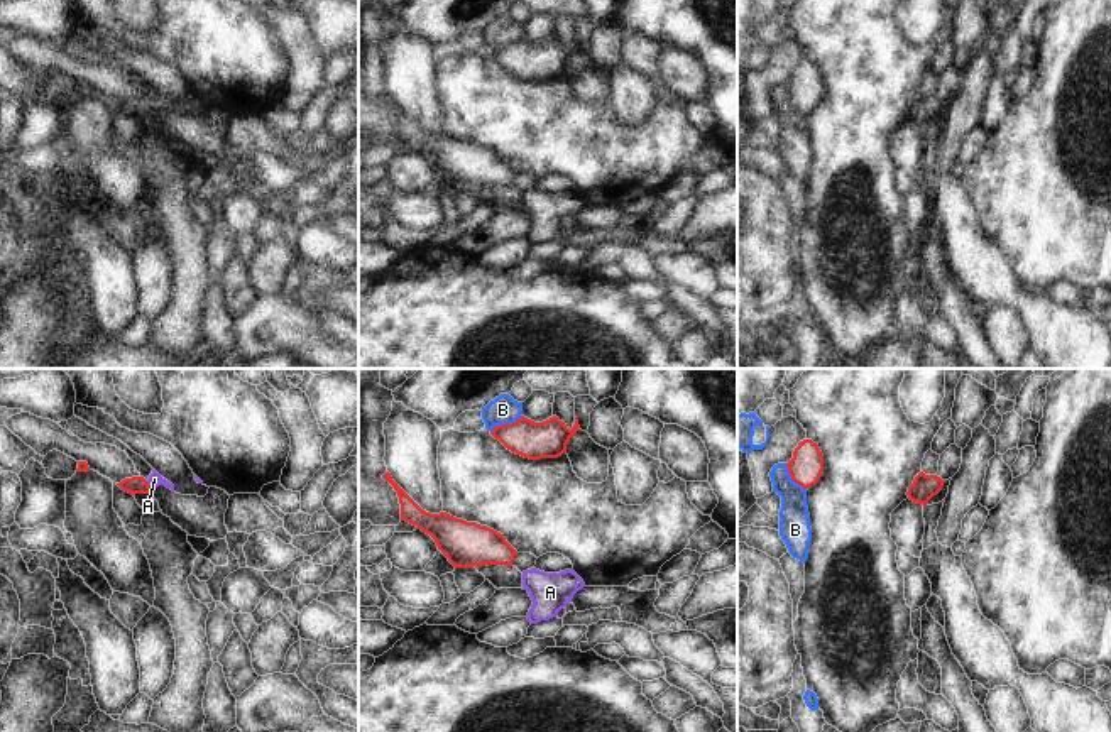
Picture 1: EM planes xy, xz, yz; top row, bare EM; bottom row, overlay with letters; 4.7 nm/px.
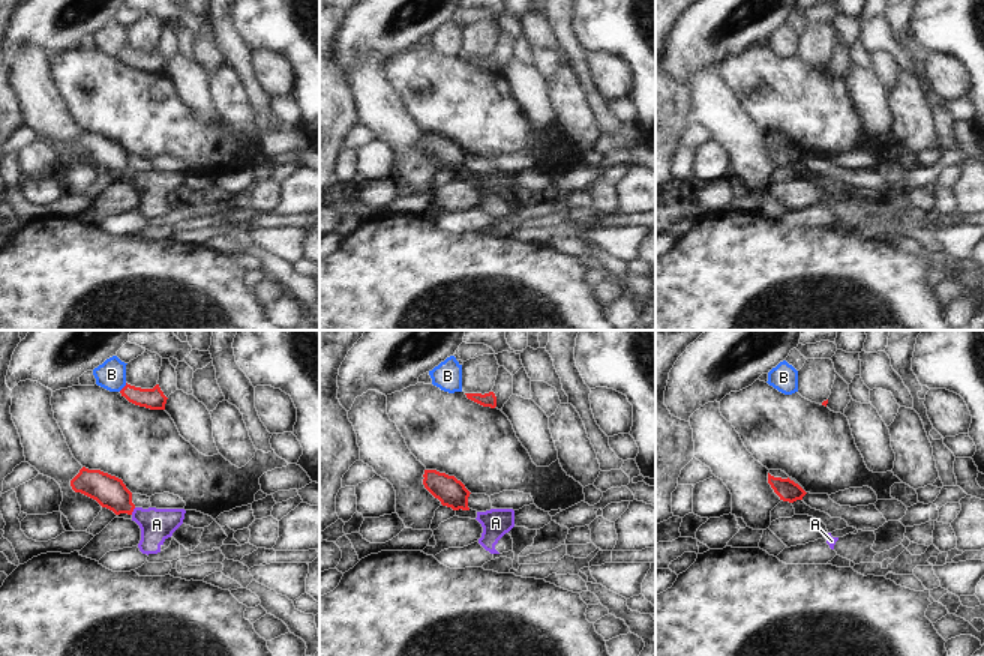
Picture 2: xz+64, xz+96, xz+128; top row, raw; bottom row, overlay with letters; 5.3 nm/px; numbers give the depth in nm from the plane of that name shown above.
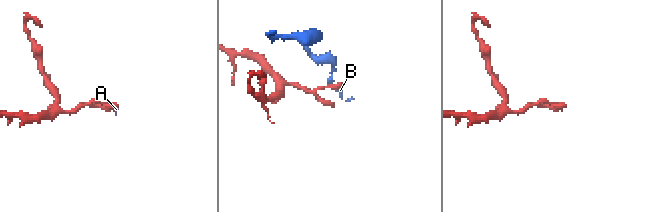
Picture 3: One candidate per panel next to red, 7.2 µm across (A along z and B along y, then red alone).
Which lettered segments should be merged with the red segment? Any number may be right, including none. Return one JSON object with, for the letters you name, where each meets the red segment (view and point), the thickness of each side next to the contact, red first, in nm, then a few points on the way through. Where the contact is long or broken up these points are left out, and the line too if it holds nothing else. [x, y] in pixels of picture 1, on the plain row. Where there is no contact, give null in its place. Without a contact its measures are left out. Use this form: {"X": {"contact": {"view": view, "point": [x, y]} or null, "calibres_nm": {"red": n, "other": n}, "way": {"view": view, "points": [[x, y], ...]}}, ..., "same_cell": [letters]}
{"A": {"contact": {"view": "xy", "point": [147, 105]}, "calibres_nm": {"red": 80, "other": 70}, "way": {"view": "xy", "points": [[134, 107], [147, 105], [154, 100]]}}, "same_cell": ["A"]}

